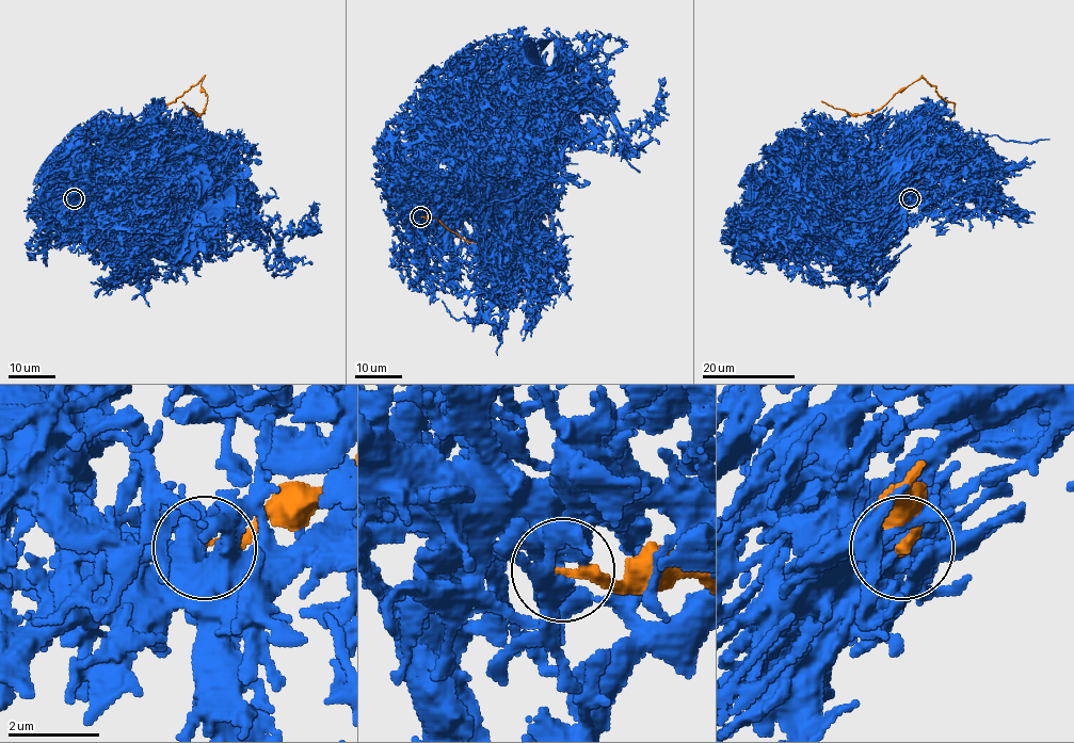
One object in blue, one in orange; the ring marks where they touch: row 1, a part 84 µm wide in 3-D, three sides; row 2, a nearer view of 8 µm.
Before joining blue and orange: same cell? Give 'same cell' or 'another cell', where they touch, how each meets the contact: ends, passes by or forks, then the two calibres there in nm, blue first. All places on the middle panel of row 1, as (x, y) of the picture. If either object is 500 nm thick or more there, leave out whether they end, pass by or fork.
another cell; place (420, 216); blue forks; orange ends; calibres 340 and 260 nm

